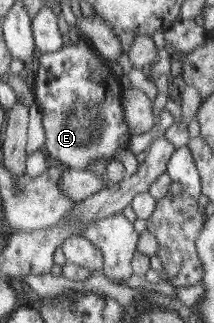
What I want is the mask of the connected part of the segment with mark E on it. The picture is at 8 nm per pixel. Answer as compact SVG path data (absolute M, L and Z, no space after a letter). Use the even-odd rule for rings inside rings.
M79 36L79 41L77 44L68 44L67 46L63 45L61 49L58 49L56 52L53 53L44 53L40 57L40 64L37 69L37 73L34 74L34 102L38 105L40 112L43 116L43 127L45 128L46 133L46 143L42 150L46 149L47 153L51 155L51 157L58 159L61 163L66 164L67 168L75 168L75 169L85 169L89 168L89 164L92 163L98 157L109 157L114 159L114 155L117 154L117 149L122 147L129 147L127 145L127 139L129 139L129 125L126 124L125 118L125 109L119 107L119 99L107 99L109 95L107 95L107 87L109 87L109 81L111 81L111 71L109 71L109 67L105 67L103 65L103 61L91 51L91 47L82 40L82 36Z

